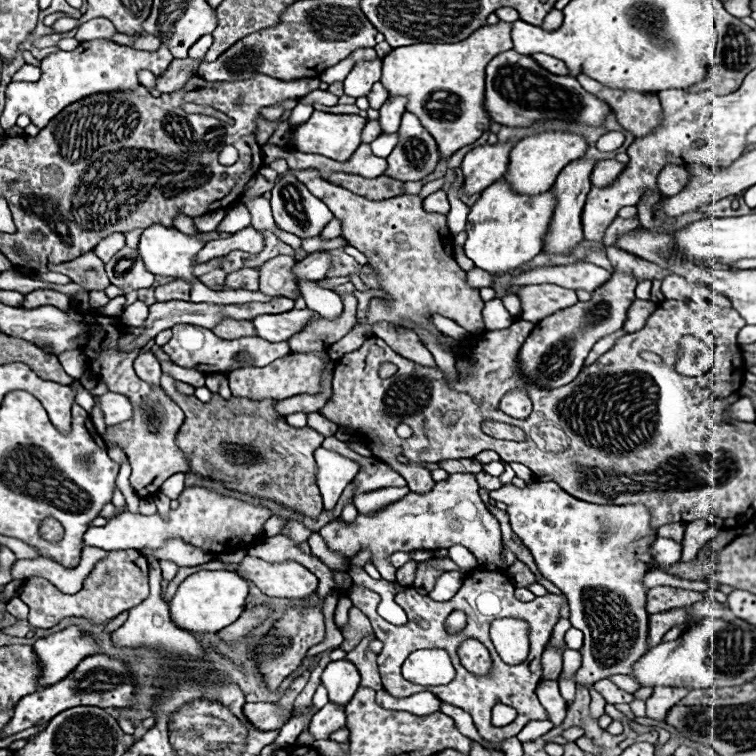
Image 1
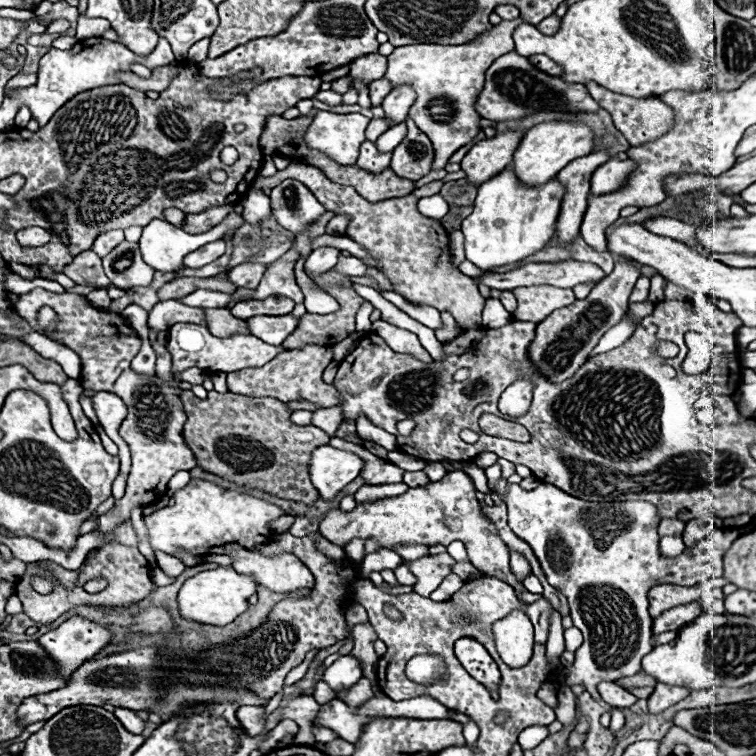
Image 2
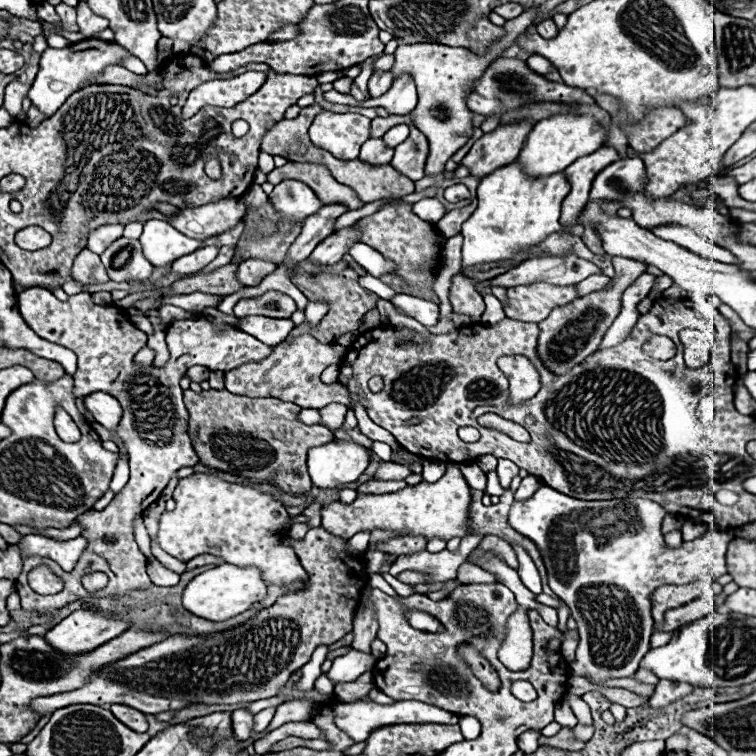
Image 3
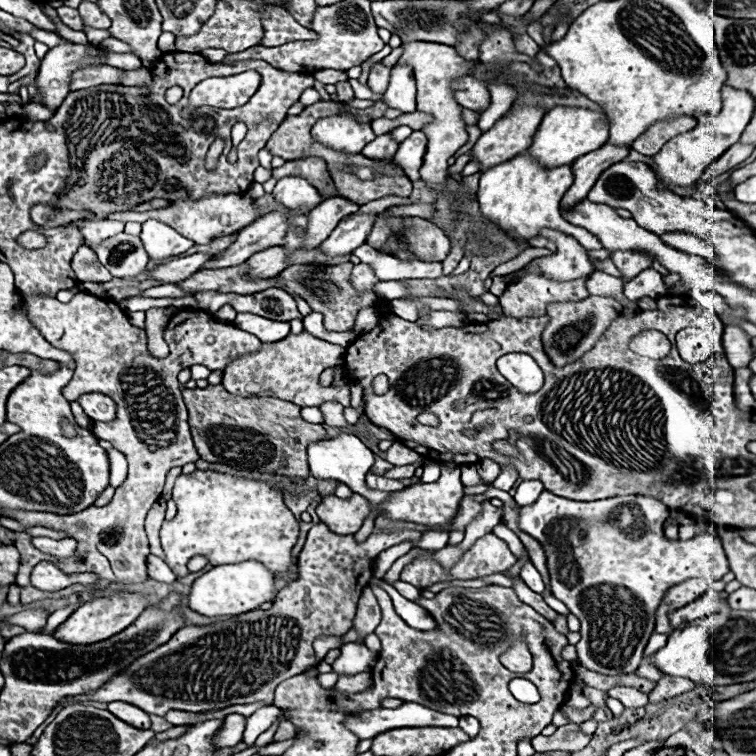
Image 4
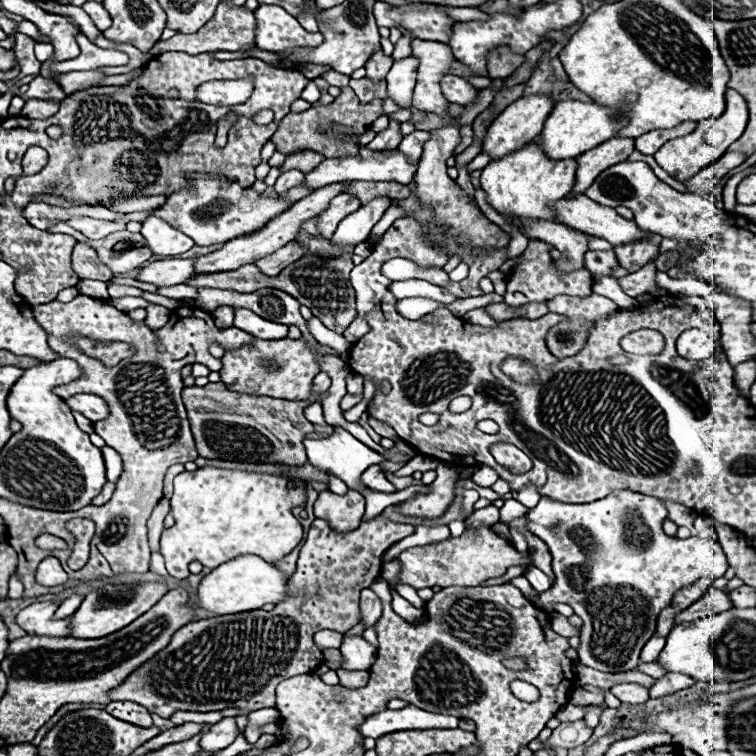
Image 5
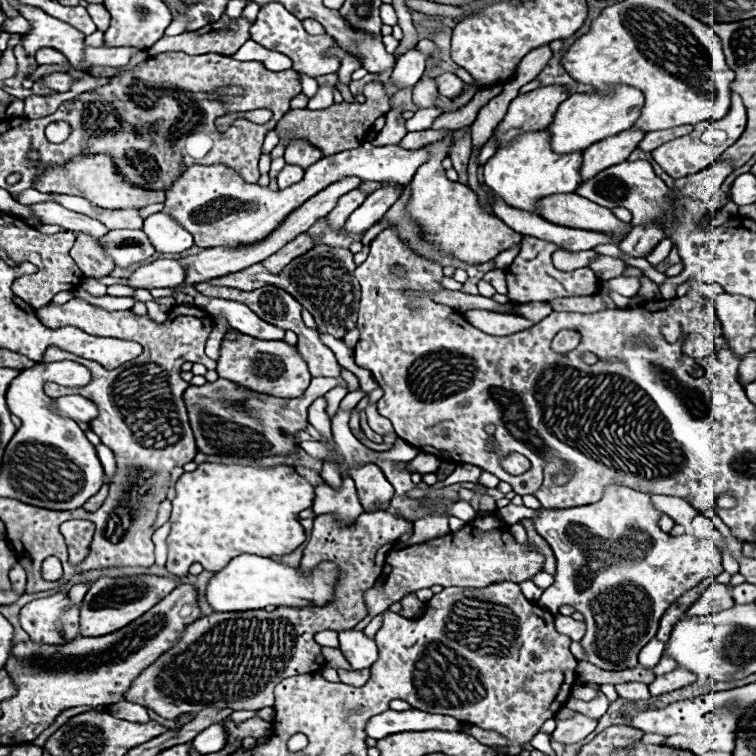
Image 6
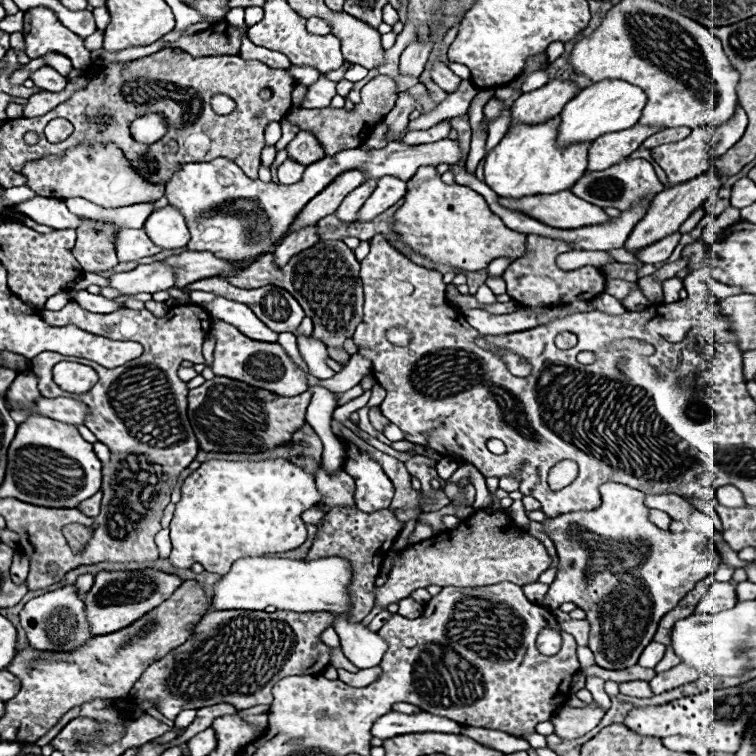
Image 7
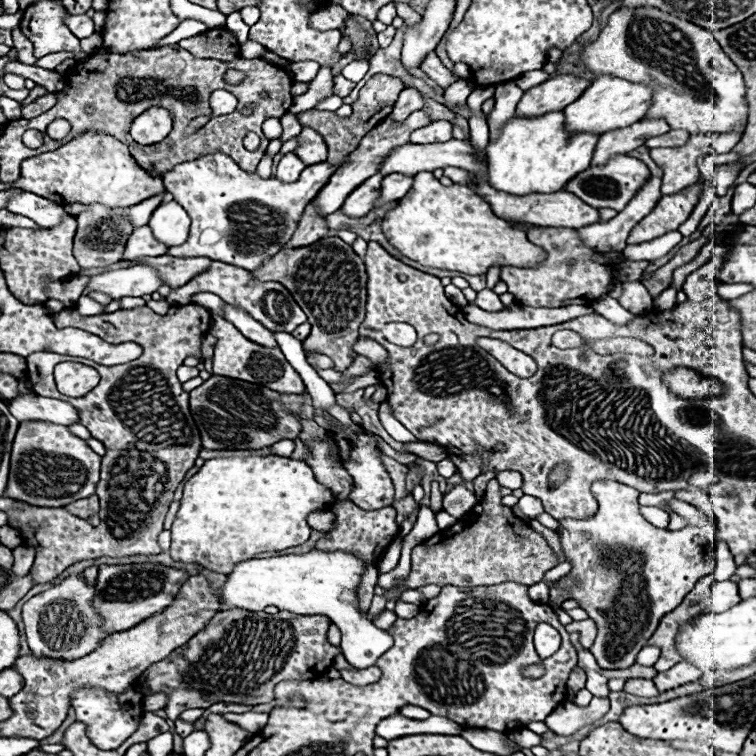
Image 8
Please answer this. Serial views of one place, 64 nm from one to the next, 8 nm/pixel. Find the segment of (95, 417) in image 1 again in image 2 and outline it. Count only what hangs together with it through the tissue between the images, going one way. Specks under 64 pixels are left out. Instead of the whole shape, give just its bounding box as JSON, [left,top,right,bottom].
[95,424,118,456]

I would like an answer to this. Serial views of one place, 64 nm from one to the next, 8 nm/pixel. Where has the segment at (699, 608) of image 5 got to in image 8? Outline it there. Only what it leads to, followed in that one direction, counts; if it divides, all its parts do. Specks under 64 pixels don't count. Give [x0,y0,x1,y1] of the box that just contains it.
[702,580,740,612]

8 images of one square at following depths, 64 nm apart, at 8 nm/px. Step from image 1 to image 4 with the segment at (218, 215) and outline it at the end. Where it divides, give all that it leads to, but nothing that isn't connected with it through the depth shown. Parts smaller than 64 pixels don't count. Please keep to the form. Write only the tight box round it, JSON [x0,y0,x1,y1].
[134,194,266,244]

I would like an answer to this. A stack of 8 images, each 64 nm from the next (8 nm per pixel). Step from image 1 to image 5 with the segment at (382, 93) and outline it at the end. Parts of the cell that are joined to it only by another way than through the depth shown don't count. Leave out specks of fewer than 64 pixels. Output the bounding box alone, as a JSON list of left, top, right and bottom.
[366,50,392,84]

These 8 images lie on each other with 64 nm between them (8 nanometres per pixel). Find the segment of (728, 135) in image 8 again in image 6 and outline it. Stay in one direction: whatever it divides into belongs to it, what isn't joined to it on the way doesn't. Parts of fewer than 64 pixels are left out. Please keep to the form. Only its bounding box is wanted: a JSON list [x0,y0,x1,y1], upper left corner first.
[652,92,746,180]

